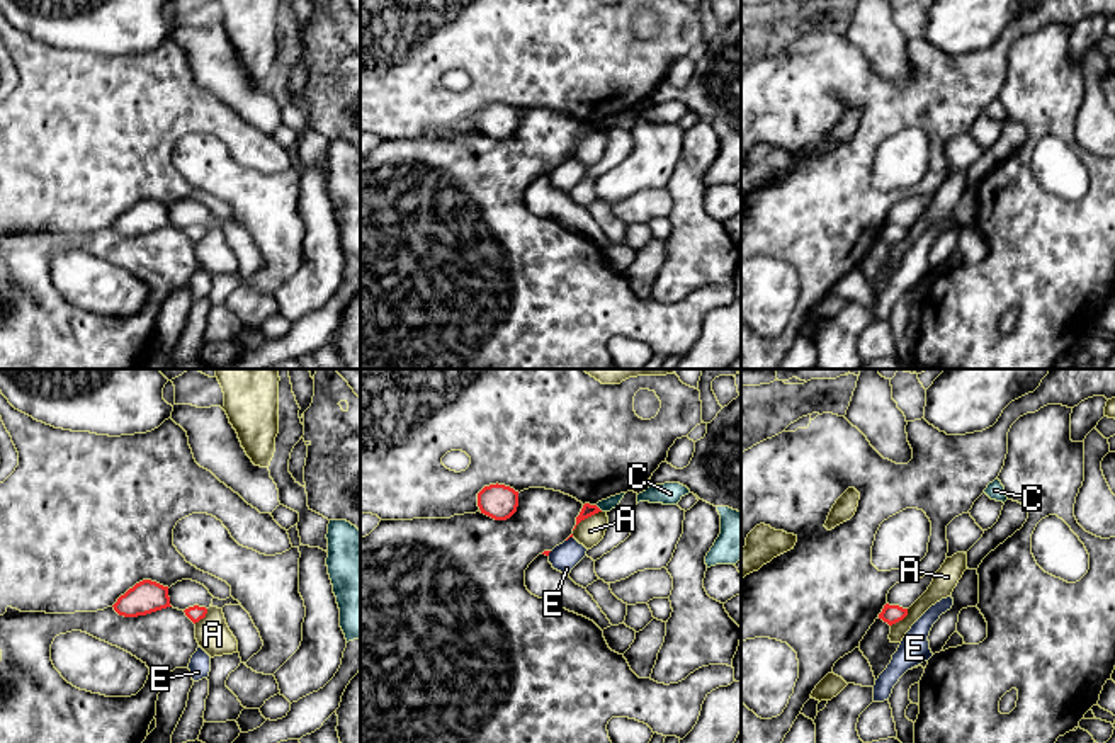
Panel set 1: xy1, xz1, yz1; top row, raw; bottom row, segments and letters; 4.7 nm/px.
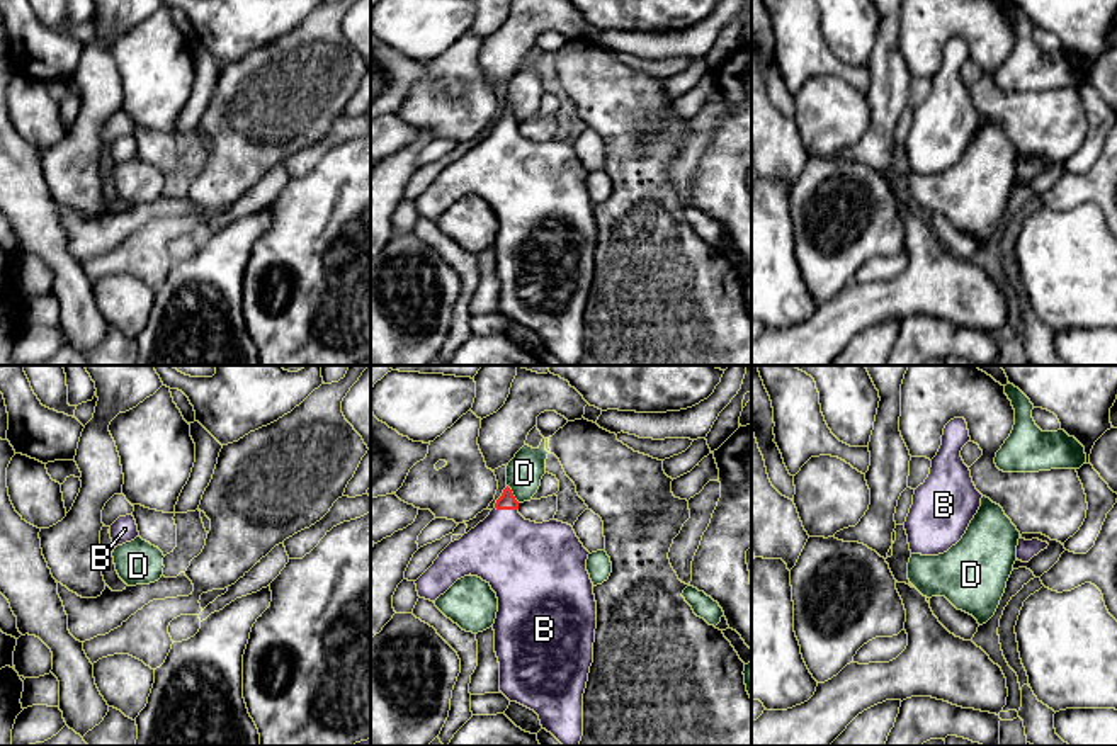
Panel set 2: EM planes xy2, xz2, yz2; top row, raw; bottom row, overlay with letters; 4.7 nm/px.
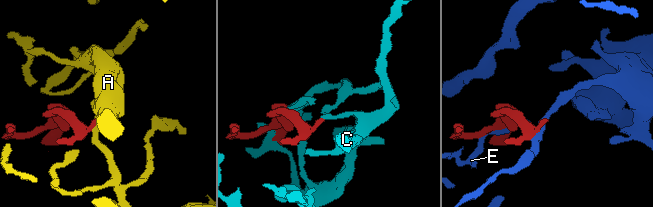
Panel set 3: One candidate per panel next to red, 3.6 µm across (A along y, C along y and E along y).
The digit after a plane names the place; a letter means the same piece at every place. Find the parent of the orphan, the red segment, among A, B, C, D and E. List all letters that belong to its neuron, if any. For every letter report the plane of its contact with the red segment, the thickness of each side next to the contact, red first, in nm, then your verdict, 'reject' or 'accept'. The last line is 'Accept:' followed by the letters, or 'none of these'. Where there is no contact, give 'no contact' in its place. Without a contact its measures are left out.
A: xz1 | 60/130 nm | reject
B: xz2 | 80/380 nm | accept
C: xz1 | 60/60 nm | reject
D: xz2 | 80/170 nm | reject
E: xz1 | 20/130 nm | reject
Accept: B

